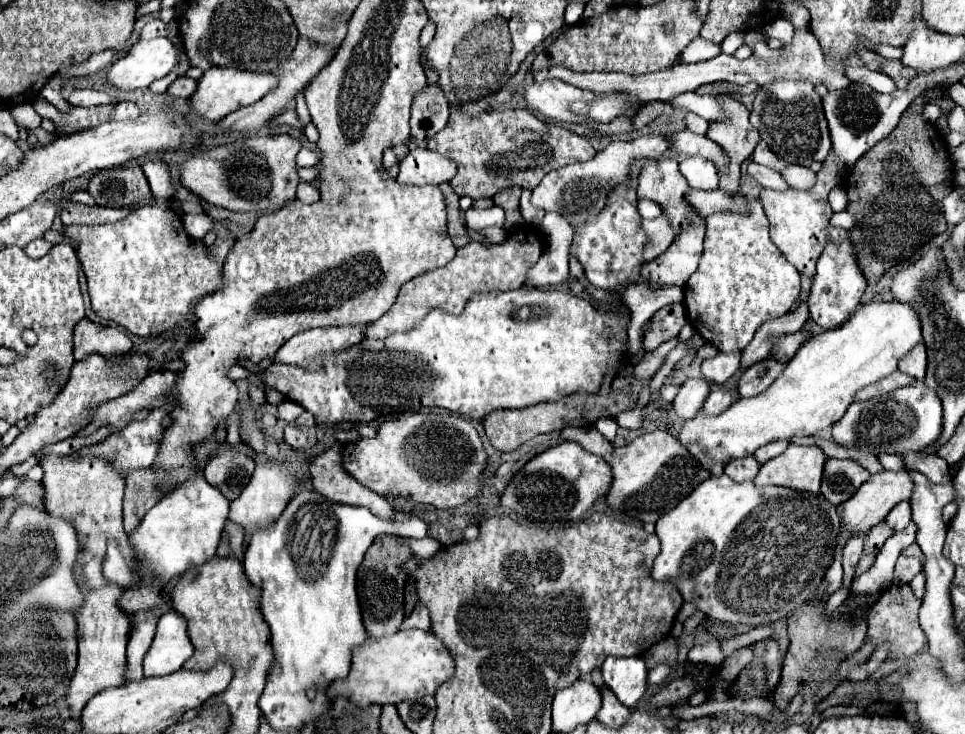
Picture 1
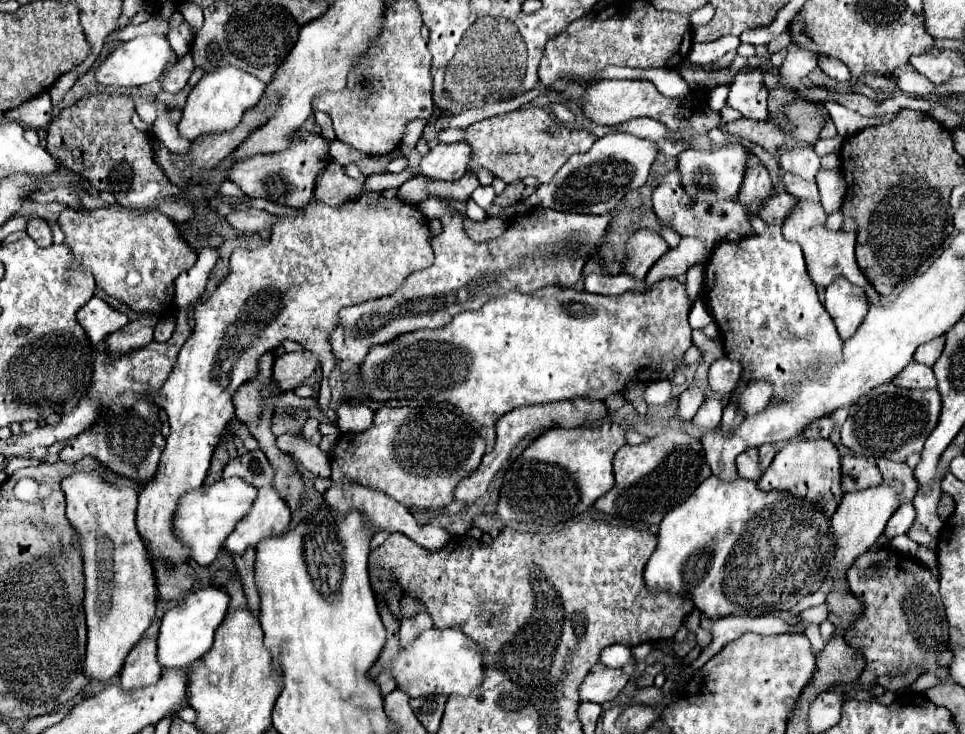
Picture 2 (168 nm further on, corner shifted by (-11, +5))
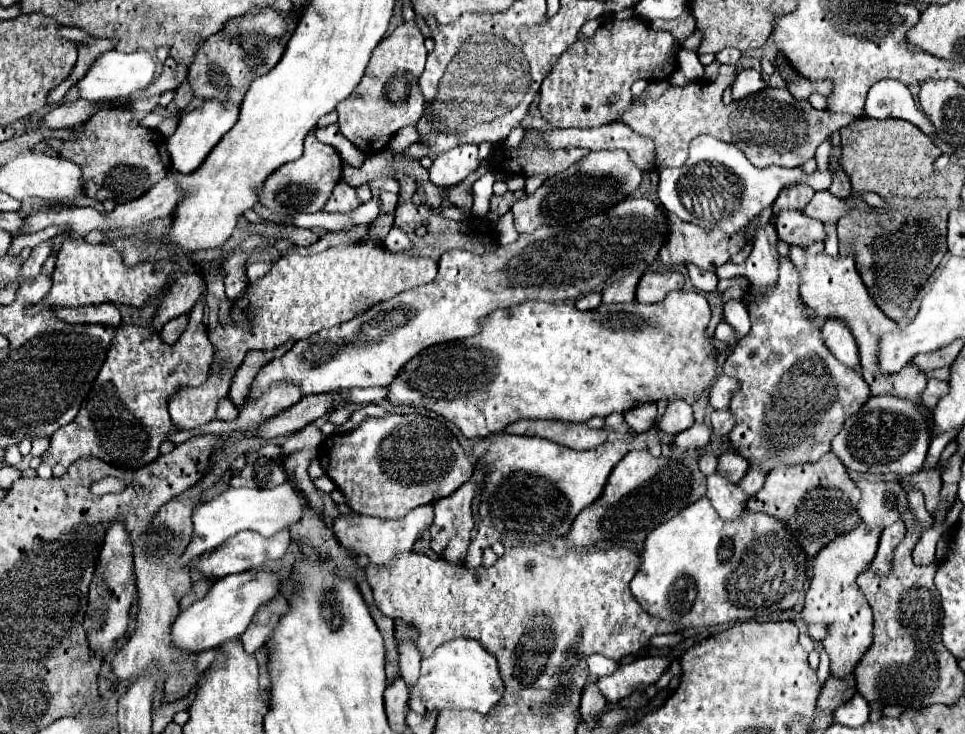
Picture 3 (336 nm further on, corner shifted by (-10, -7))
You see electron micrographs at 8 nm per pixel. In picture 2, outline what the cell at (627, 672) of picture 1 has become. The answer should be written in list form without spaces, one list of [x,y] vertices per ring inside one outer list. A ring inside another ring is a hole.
[[[613,644],[601,652],[601,664],[607,668],[627,668],[635,664],[635,656],[629,648],[621,644]]]

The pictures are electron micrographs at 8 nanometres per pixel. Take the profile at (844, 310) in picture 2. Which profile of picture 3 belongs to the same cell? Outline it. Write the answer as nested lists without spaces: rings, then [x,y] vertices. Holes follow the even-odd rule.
[[[826,320],[824,326],[822,326],[822,340],[824,340],[826,348],[838,360],[842,360],[842,364],[846,364],[848,368],[856,368],[858,366],[856,342],[854,342],[850,330],[842,322]]]

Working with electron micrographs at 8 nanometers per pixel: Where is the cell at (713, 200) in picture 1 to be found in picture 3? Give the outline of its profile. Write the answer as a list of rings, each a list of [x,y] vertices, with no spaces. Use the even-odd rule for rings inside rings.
[[[786,210],[776,216],[776,232],[780,240],[788,242],[790,246],[796,244],[802,248],[814,242],[822,242],[826,238],[822,222],[808,218],[804,212],[794,210]]]

